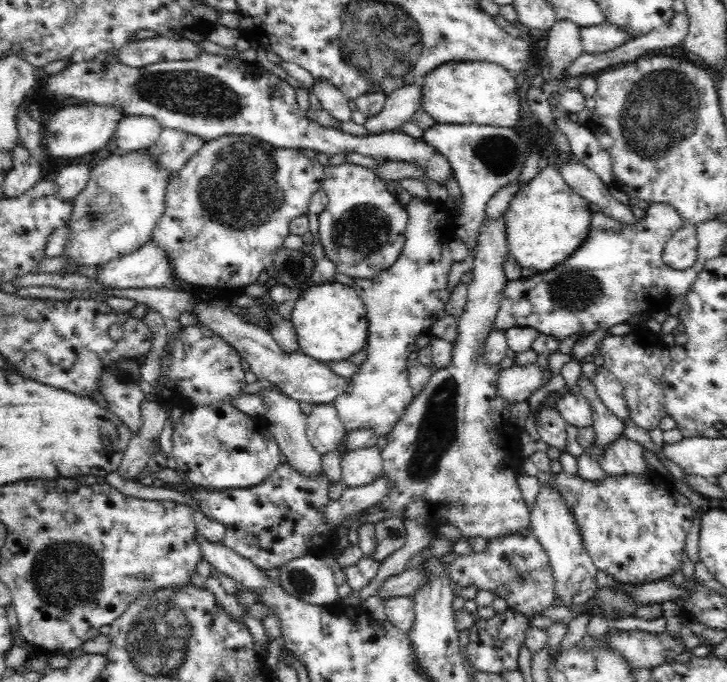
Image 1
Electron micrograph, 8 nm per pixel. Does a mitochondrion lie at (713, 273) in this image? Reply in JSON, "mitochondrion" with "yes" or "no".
{"mitochondrion":"no"}

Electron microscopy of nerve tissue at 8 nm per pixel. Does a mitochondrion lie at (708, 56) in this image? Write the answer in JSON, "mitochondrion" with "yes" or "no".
{"mitochondrion":"no"}

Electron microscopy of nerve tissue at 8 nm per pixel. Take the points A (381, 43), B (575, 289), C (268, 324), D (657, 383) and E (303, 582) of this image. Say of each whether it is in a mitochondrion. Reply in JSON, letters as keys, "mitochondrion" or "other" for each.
{"A":"mitochondrion","B":"mitochondrion","C":"other","D":"other","E":"mitochondrion"}

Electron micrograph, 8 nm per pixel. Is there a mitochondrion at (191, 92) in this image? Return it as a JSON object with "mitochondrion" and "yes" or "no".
{"mitochondrion":"yes"}

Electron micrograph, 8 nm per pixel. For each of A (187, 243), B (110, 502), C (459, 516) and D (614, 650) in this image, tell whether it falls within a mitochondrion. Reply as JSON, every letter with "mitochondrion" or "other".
{"A":"other","B":"other","C":"other","D":"other"}

